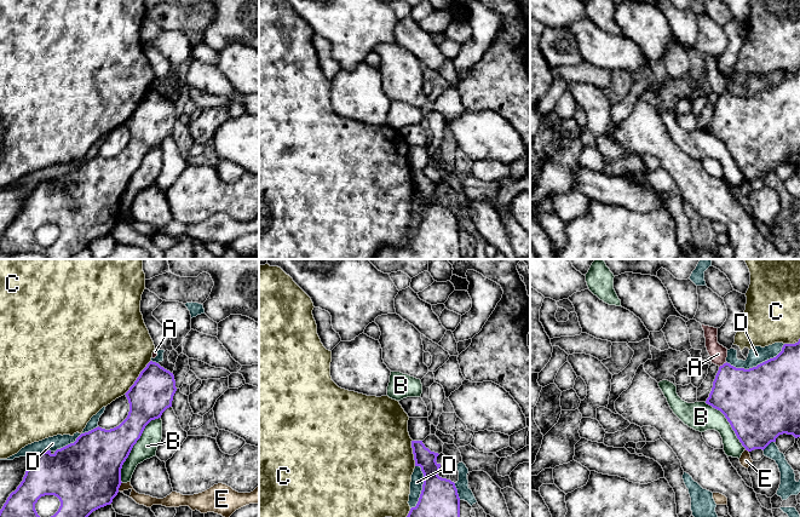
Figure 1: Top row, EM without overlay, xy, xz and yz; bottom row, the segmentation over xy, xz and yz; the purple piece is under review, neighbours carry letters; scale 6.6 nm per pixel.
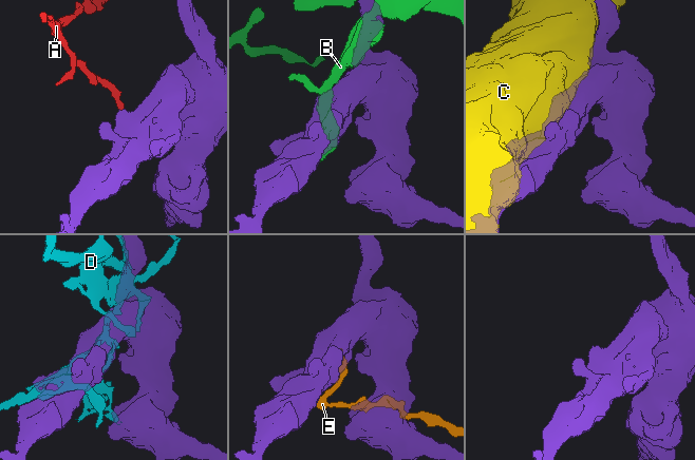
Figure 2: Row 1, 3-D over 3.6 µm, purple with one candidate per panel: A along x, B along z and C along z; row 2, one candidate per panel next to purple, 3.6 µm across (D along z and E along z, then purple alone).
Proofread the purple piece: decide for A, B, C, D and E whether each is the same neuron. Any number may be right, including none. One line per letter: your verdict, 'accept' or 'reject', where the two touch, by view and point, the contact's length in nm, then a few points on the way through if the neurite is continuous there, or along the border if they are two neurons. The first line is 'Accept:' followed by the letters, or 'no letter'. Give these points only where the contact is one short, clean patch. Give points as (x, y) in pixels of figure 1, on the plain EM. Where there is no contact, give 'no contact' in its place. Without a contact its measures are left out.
Accept: no letter
A: reject | yz (724, 92) | 70 nm | along yz (726, 91), (719, 96)
B: reject | xy (132, 176) | 500 nm
C: reject | xy (138, 105) | 300 nm
D: reject | yz (758, 93) | 420 nm
E: reject | xy (119, 216) | 70 nm

